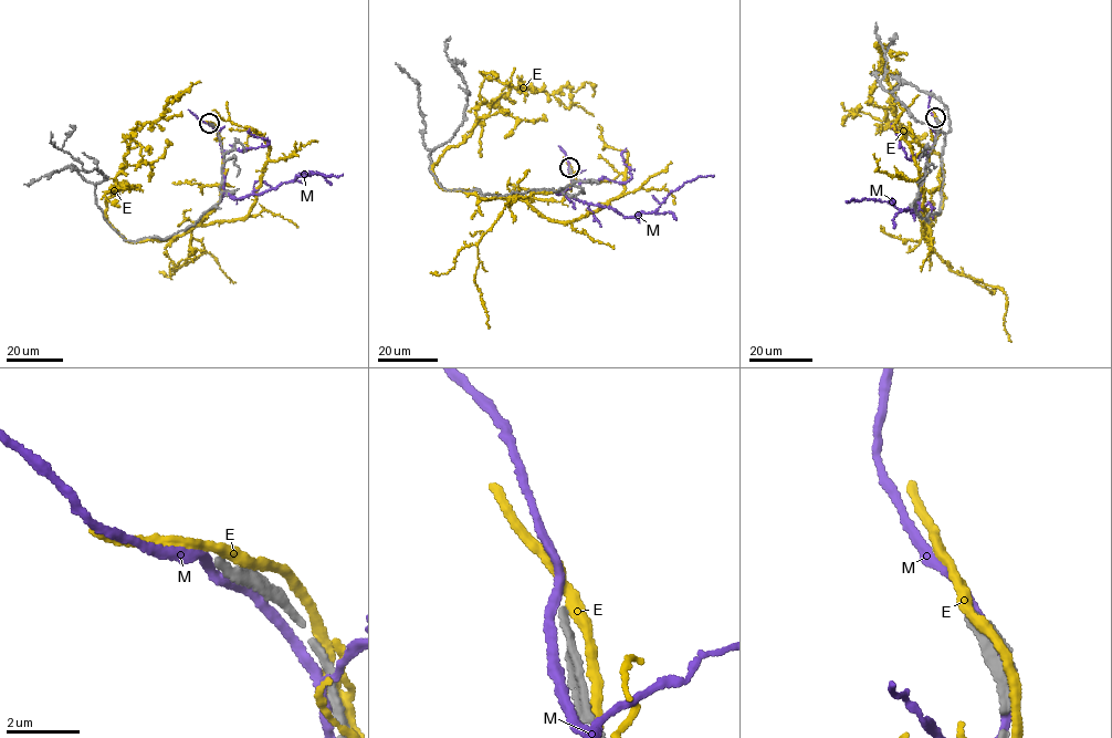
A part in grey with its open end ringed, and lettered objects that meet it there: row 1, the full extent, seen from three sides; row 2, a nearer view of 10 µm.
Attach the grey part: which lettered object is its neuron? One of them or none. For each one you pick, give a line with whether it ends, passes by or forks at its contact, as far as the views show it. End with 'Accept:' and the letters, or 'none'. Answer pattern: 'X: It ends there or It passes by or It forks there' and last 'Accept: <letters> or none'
Accept: none

